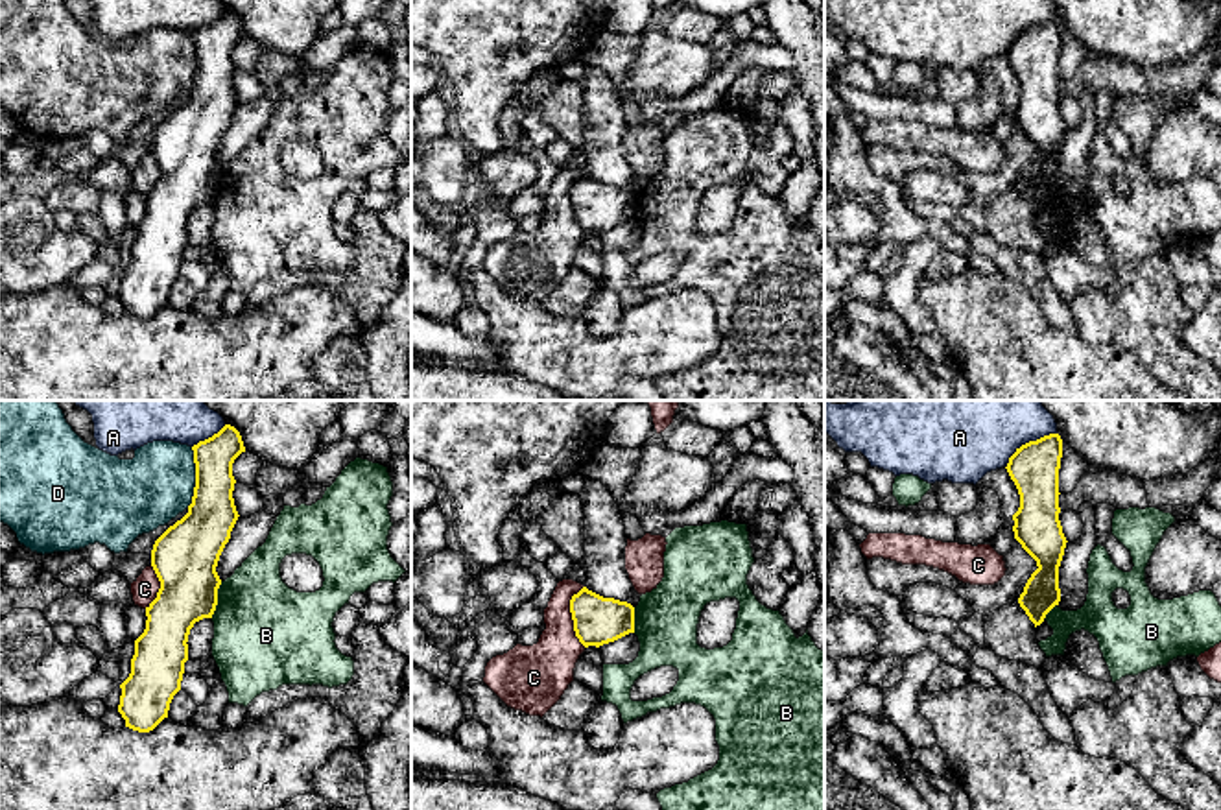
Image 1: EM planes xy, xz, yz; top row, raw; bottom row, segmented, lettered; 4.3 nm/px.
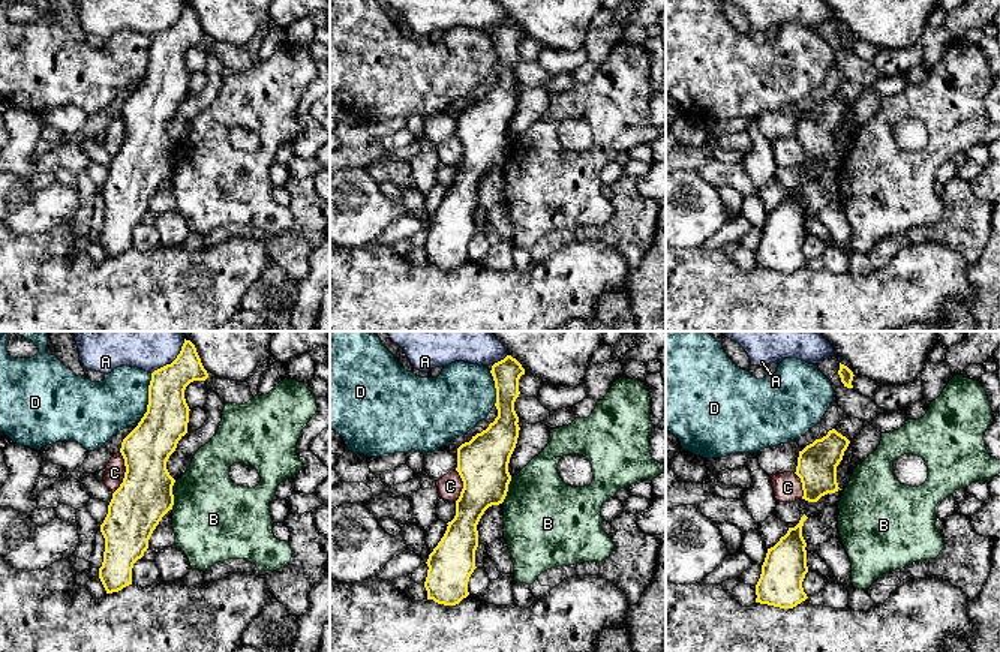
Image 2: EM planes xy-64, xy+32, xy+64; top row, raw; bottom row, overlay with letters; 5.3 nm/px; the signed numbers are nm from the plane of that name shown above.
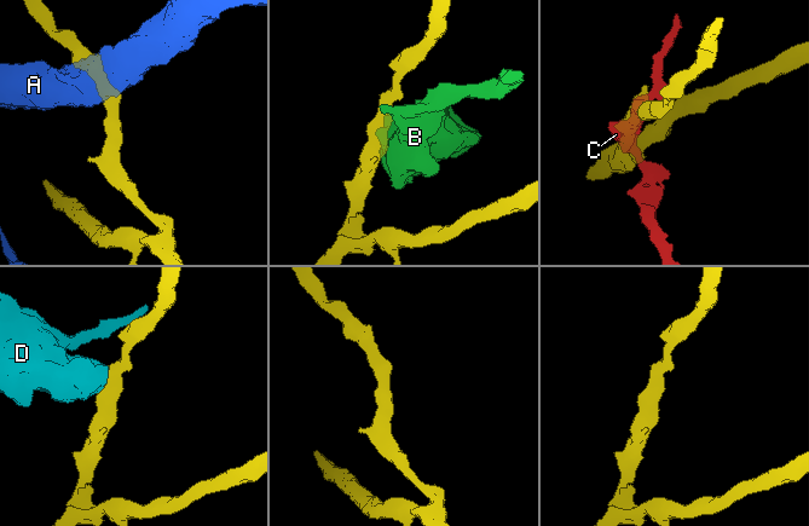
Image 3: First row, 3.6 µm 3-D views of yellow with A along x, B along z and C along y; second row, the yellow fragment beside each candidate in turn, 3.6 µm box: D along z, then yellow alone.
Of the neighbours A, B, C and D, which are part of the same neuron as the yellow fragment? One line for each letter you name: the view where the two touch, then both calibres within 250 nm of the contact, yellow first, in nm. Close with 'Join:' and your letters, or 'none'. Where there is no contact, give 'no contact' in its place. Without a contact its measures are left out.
Join: none

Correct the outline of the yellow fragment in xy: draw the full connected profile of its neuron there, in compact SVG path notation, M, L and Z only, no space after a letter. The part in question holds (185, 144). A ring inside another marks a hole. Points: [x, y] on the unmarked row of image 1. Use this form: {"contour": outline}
{"contour": "M225 11L192 37L192 90L153 131L151 153L160 175L146 194L146 216L135 227L131 260L120 271L118 299L125 314L138 319L149 319L168 304L181 277L190 216L216 197L221 172L216 153L240 103L232 85L232 50L245 39L240 18Z"}

